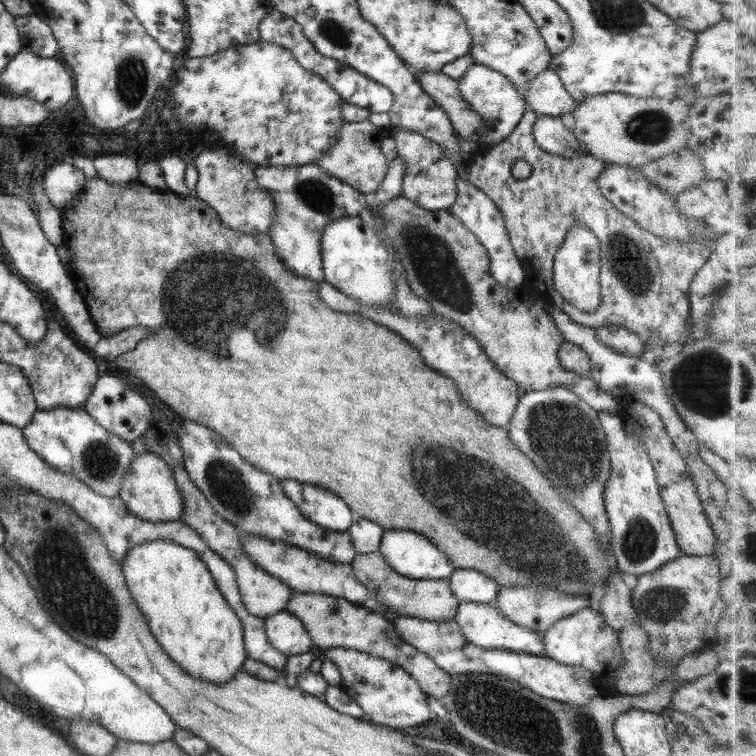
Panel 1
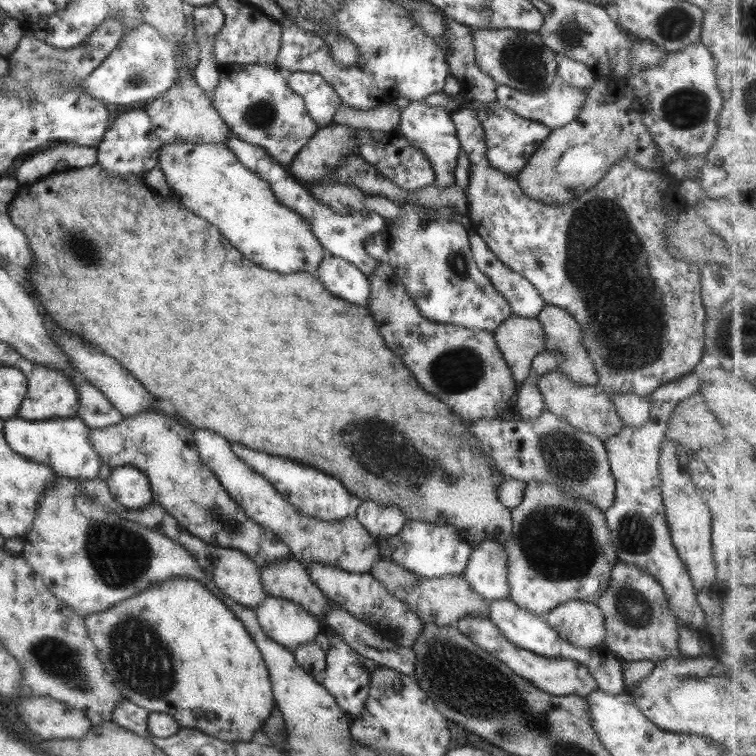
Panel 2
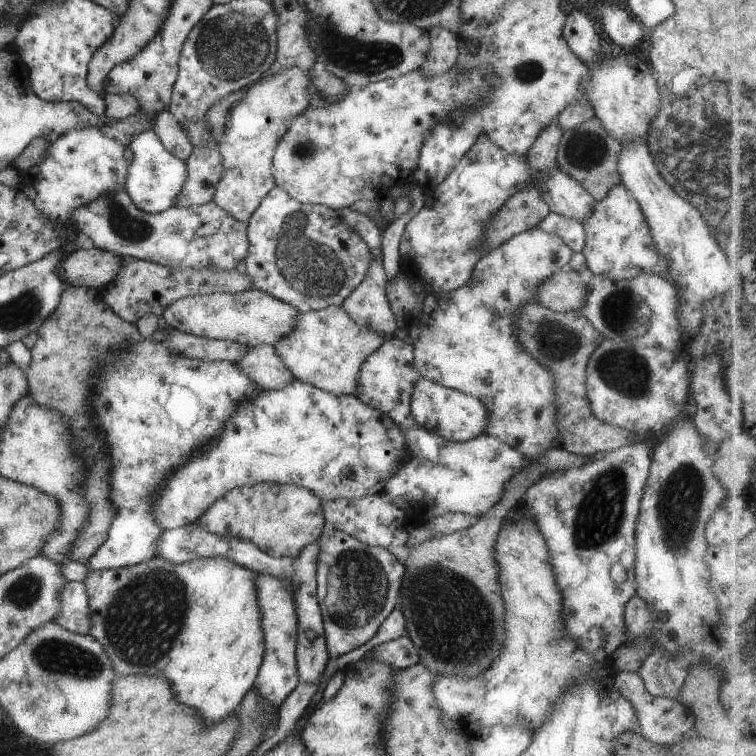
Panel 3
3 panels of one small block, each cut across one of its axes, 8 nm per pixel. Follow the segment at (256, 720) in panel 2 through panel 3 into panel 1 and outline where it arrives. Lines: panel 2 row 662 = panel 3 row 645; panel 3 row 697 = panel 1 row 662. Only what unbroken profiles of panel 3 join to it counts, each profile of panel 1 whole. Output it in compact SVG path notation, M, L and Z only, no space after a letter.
M169 540L143 542L143 544L131 546L127 550L120 566L127 590L139 612L145 618L150 634L159 647L171 658L170 660L181 670L193 678L199 678L199 680L205 680L211 684L223 684L223 682L231 680L235 672L242 670L243 662L248 656L243 645L241 621L225 602L223 595L217 590L210 572L193 550L183 548Z

